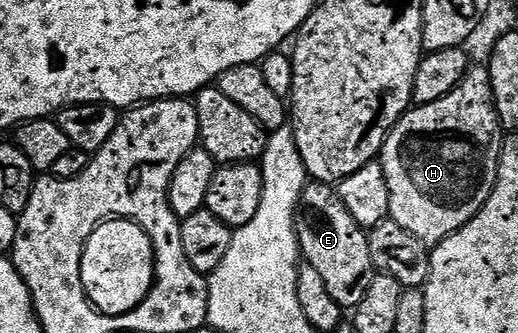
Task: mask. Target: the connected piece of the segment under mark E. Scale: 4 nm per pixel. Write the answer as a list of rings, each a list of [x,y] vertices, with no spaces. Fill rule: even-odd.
[[[306,183],[305,192],[297,204],[293,229],[297,231],[297,244],[301,248],[304,263],[315,266],[331,298],[339,302],[341,309],[352,310],[359,302],[363,302],[363,294],[367,294],[375,275],[369,238],[366,229],[357,224],[355,218],[351,218],[347,206],[343,206],[330,185]]]

